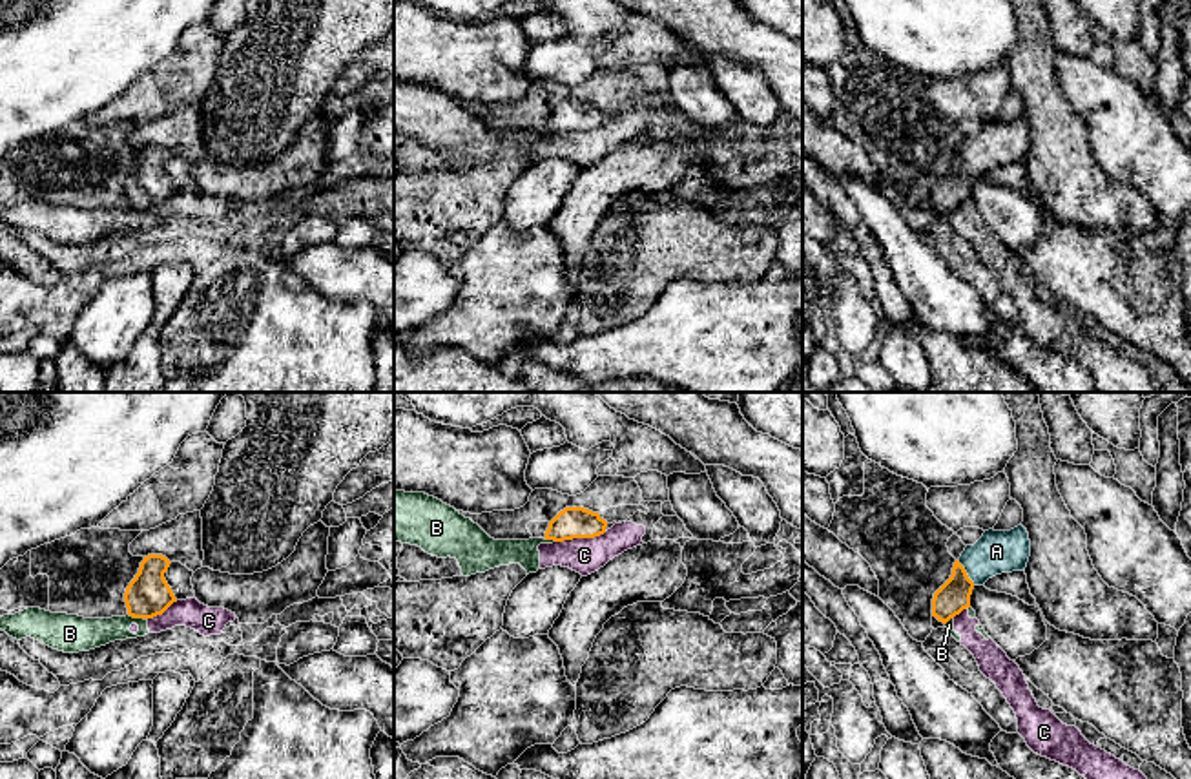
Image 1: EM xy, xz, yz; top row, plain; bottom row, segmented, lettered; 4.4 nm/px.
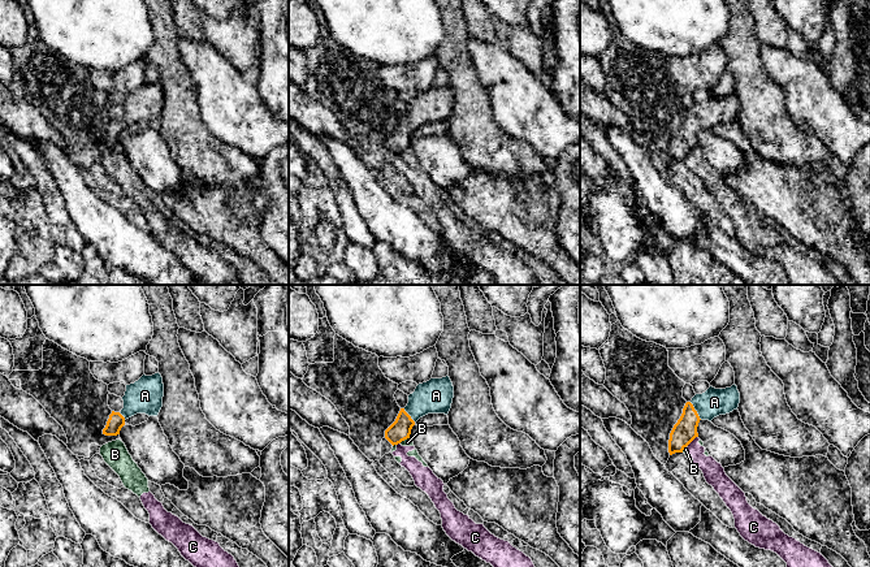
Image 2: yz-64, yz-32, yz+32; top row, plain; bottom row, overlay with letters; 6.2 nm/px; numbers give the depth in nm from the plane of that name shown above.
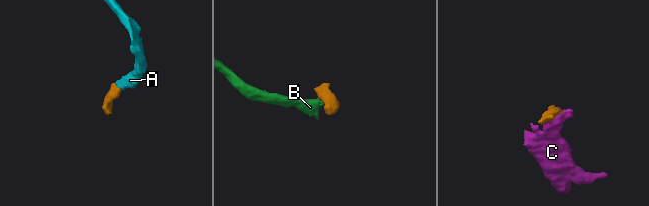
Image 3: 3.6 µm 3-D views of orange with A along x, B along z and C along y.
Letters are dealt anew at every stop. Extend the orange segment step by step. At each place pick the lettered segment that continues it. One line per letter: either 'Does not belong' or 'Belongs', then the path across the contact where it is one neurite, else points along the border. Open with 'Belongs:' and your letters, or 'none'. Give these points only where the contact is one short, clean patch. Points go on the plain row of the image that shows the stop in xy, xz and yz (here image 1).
Belongs: A
A: Belongs. Path across: yz (952, 188), (965, 165), (996, 143)
B: Does not belong. Boundary: xy (128, 205), (143, 210)
C: Does not belong. Boundary: xz (606, 123), (595, 128), (573, 128), (555, 134)

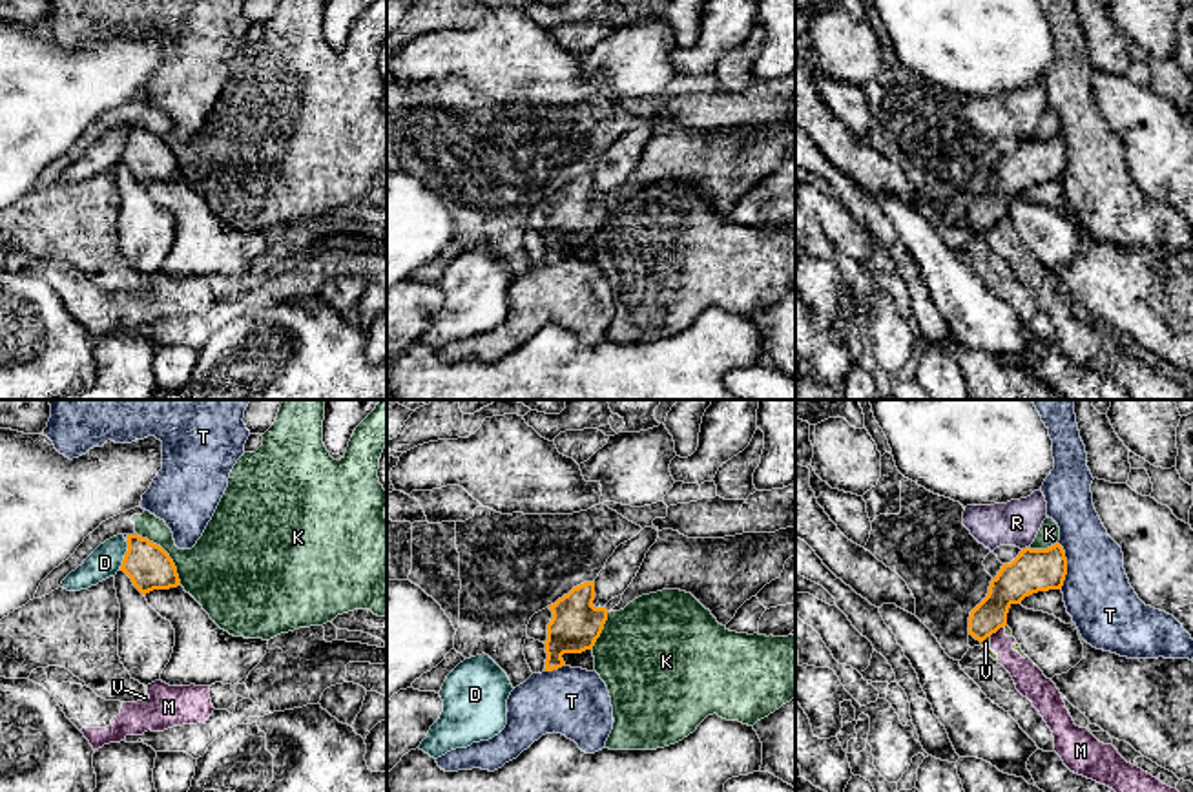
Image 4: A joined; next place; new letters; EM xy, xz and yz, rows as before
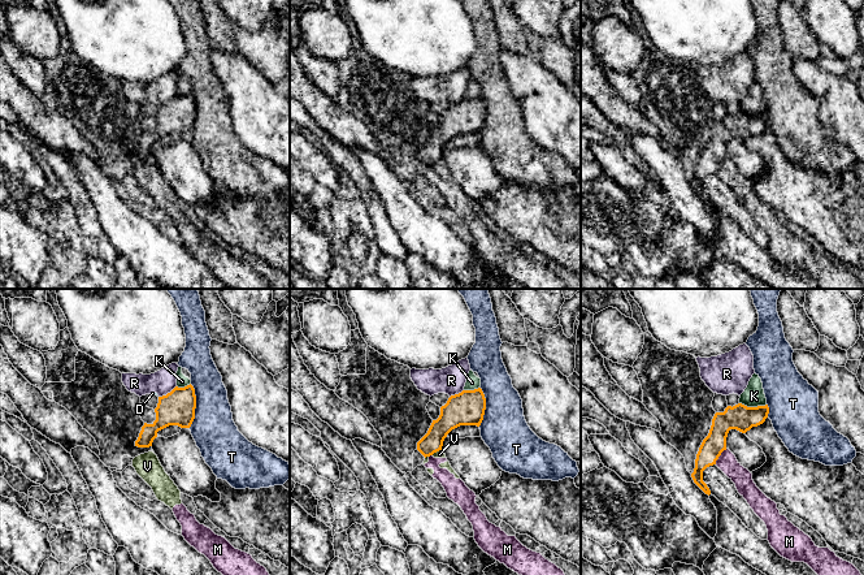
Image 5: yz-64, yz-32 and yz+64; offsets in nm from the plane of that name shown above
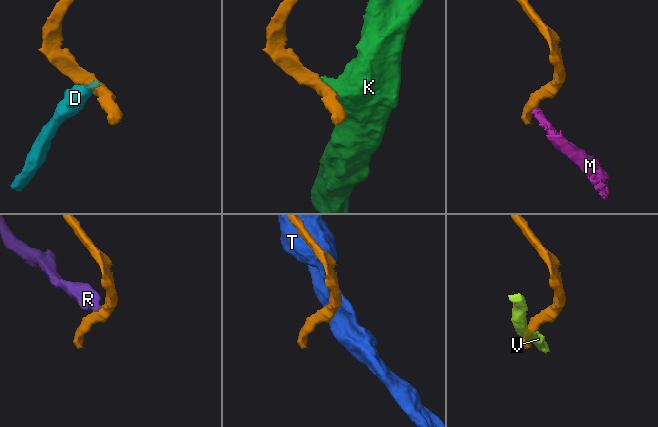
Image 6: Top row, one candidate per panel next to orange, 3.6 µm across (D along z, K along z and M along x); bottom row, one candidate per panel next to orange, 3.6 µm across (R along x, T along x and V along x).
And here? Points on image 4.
Belongs: none
D: Does not belong. Boundary: xy (126, 132), (126, 143), (119, 159)
K: Does not belong. Boundary: xy (137, 125), (155, 134), (168, 146), (181, 174)
M: Does not belong. Boundary: yz (1004, 216), (989, 227)
R: Does not belong. Boundary: yz (1027, 137), (1022, 141)
T: Does not belong
V: Does not belong. Boundary: yz (989, 227), (982, 234)

